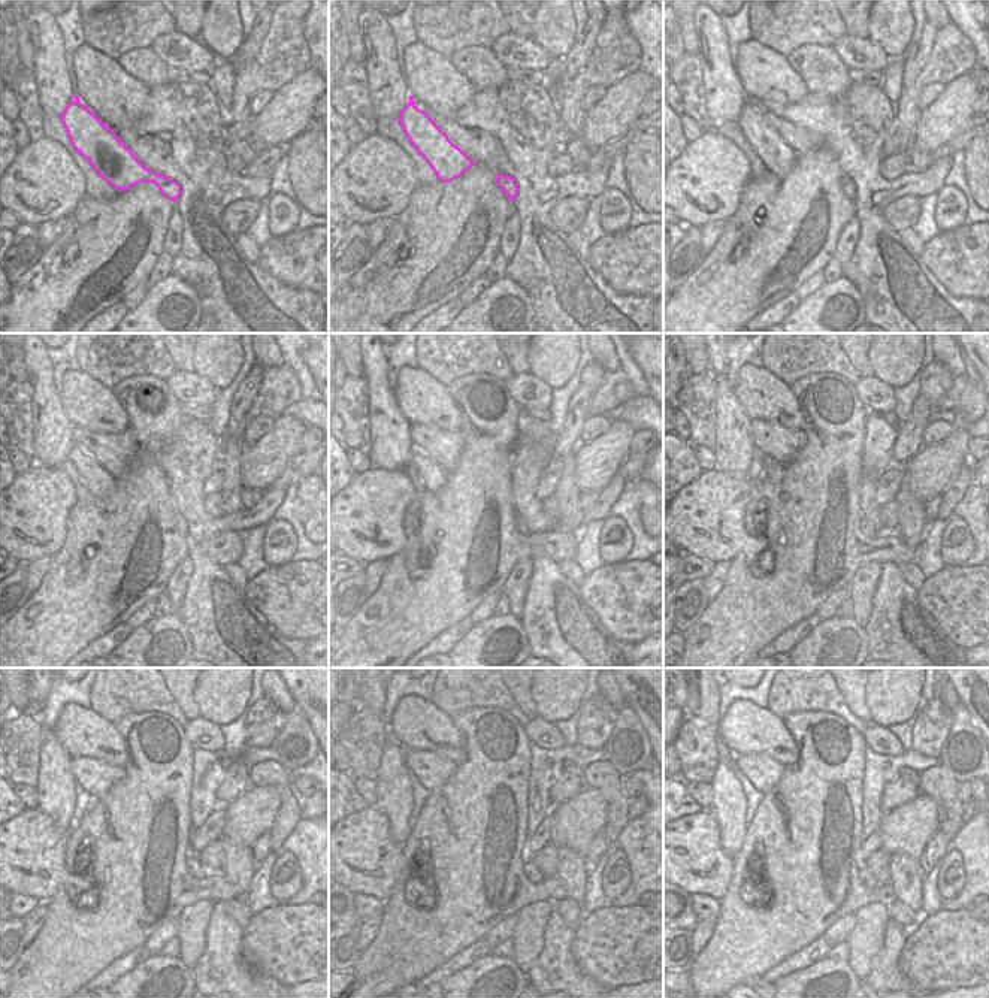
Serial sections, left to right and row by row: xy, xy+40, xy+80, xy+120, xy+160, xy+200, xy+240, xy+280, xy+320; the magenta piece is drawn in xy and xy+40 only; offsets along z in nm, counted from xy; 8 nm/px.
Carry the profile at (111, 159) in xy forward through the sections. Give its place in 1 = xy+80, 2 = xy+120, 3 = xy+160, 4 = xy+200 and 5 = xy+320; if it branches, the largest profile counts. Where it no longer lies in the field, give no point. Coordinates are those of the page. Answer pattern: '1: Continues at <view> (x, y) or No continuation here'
1: Continues at xy+80 (773, 151)
2: Continues at xy+120 (99, 481)
3: Continues at xy+160 (432, 477)
4: Continues at xy+200 (862, 528)
5: Continues at xy+320 (867, 879)

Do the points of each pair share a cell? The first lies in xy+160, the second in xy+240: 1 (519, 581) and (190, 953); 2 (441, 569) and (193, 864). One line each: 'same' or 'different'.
1: same
2: different

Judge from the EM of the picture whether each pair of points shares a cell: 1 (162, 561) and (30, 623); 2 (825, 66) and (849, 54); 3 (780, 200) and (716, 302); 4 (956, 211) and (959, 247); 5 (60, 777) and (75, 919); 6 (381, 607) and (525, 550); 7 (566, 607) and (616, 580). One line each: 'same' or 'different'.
1: same
2: different
3: same
4: different
5: different
6: same
7: different

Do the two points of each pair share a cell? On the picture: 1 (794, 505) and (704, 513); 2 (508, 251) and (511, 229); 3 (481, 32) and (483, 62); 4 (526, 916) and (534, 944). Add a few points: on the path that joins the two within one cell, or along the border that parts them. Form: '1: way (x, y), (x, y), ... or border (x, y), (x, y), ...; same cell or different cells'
1: border (752, 483), (752, 490), (743, 508), (741, 546); different cells
2: way (508, 245), (508, 235); same cell
3: border (489, 47), (463, 47), (448, 57); different cells
4: way (529, 924), (529, 937); same cell

